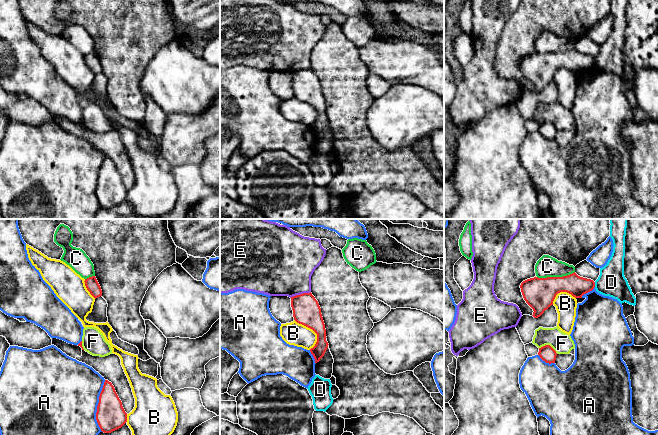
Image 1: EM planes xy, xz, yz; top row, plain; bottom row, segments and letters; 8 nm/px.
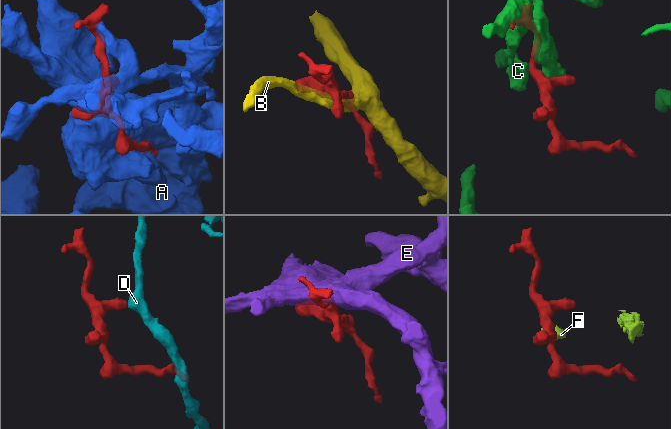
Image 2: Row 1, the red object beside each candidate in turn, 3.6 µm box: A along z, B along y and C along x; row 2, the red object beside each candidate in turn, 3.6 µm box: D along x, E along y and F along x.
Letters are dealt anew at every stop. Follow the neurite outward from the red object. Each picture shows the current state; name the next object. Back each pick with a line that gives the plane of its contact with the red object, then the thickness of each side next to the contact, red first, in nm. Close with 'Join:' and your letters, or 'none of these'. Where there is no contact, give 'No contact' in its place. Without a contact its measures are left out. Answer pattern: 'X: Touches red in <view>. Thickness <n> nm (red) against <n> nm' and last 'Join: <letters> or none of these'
Join: none of these

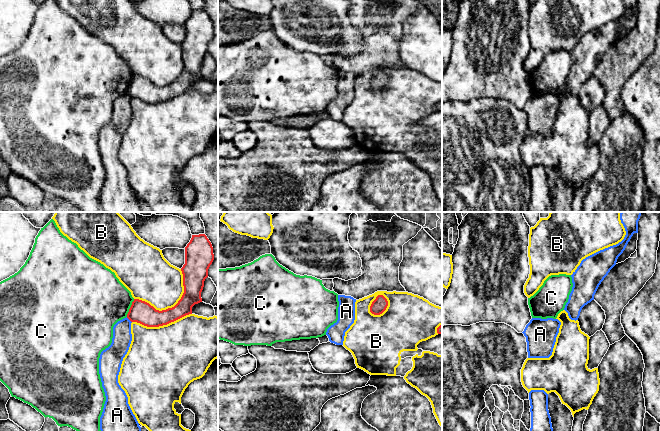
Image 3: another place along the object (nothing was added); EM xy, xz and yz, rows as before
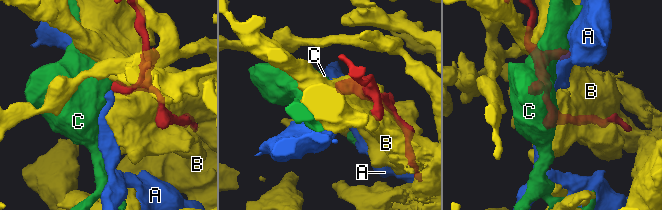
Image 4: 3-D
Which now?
Join: none of these

